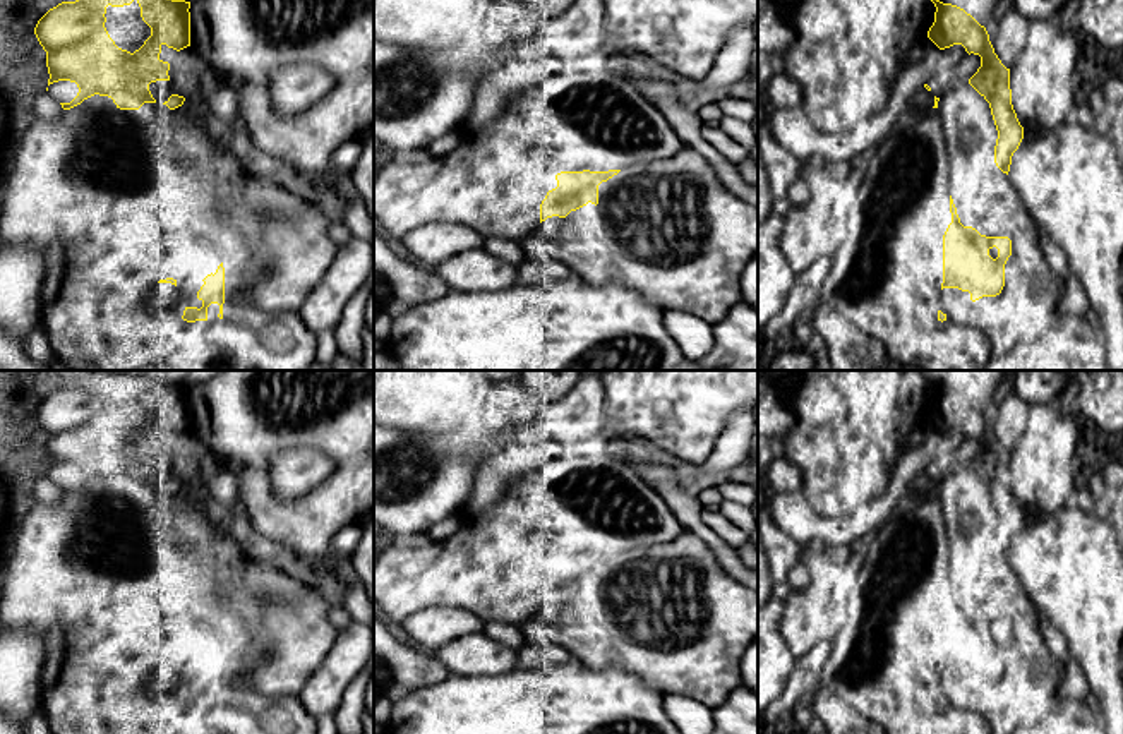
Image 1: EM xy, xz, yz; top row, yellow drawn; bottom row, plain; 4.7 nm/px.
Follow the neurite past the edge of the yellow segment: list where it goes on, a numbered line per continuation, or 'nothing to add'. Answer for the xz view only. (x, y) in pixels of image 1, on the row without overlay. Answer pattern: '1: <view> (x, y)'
nothing to add

